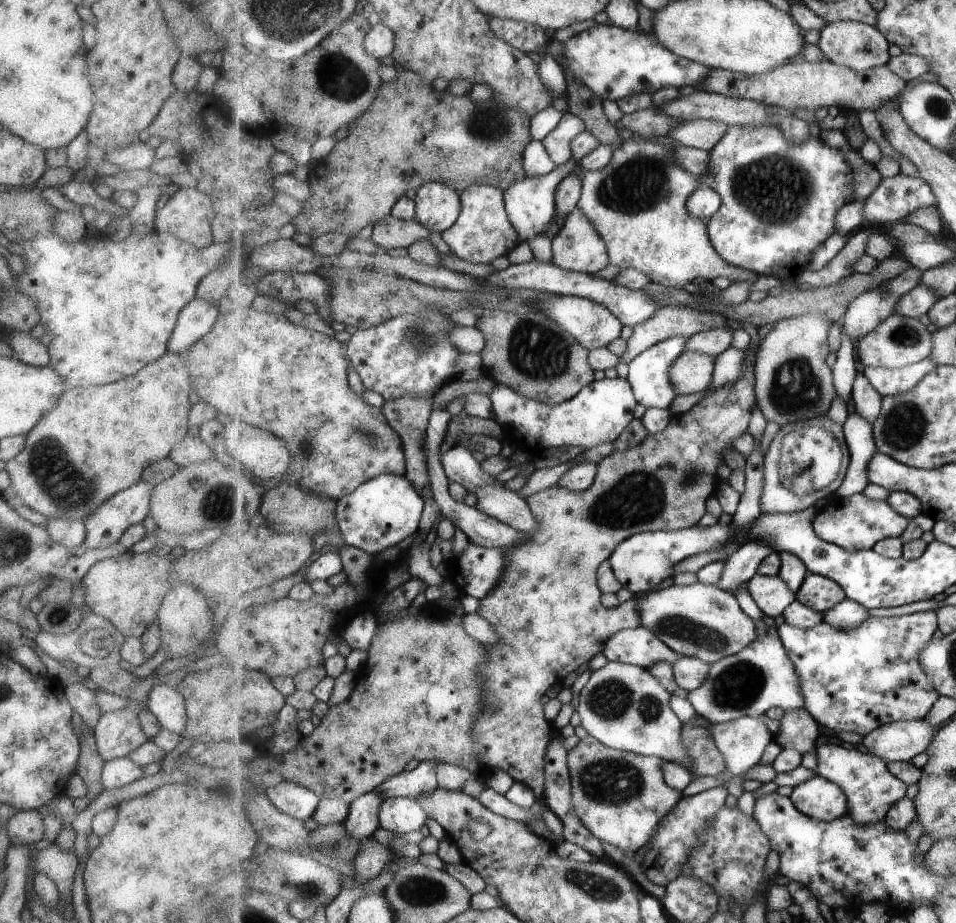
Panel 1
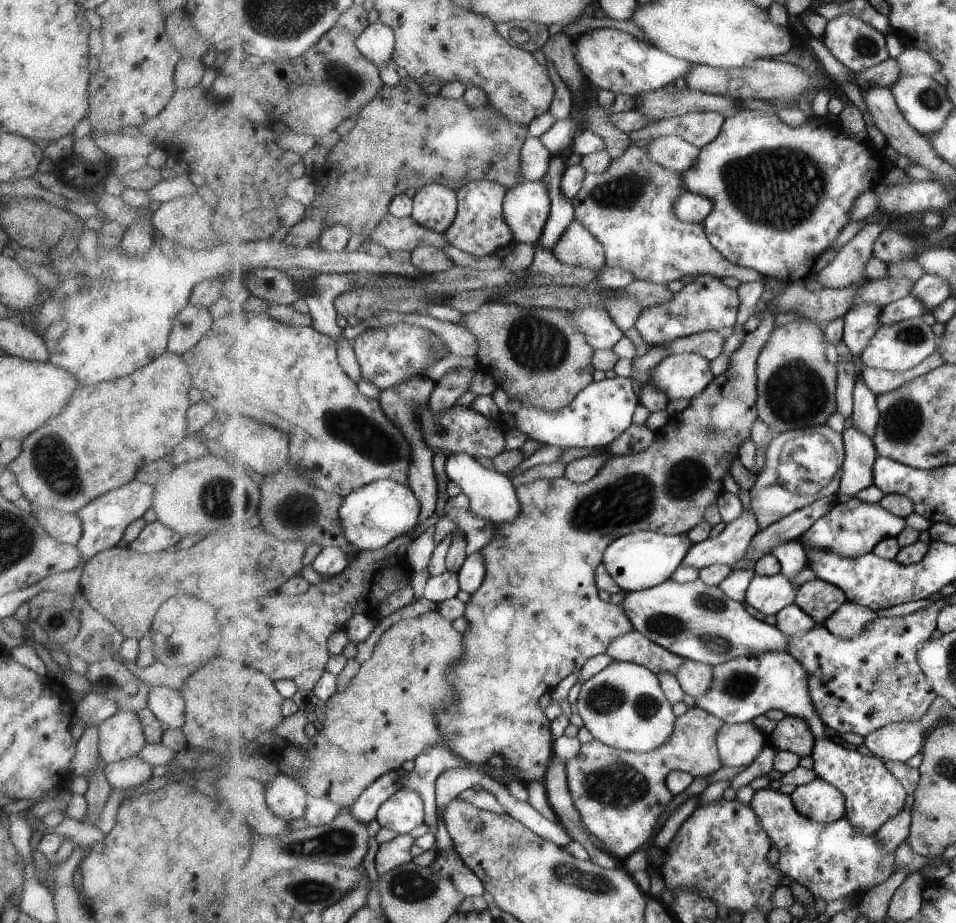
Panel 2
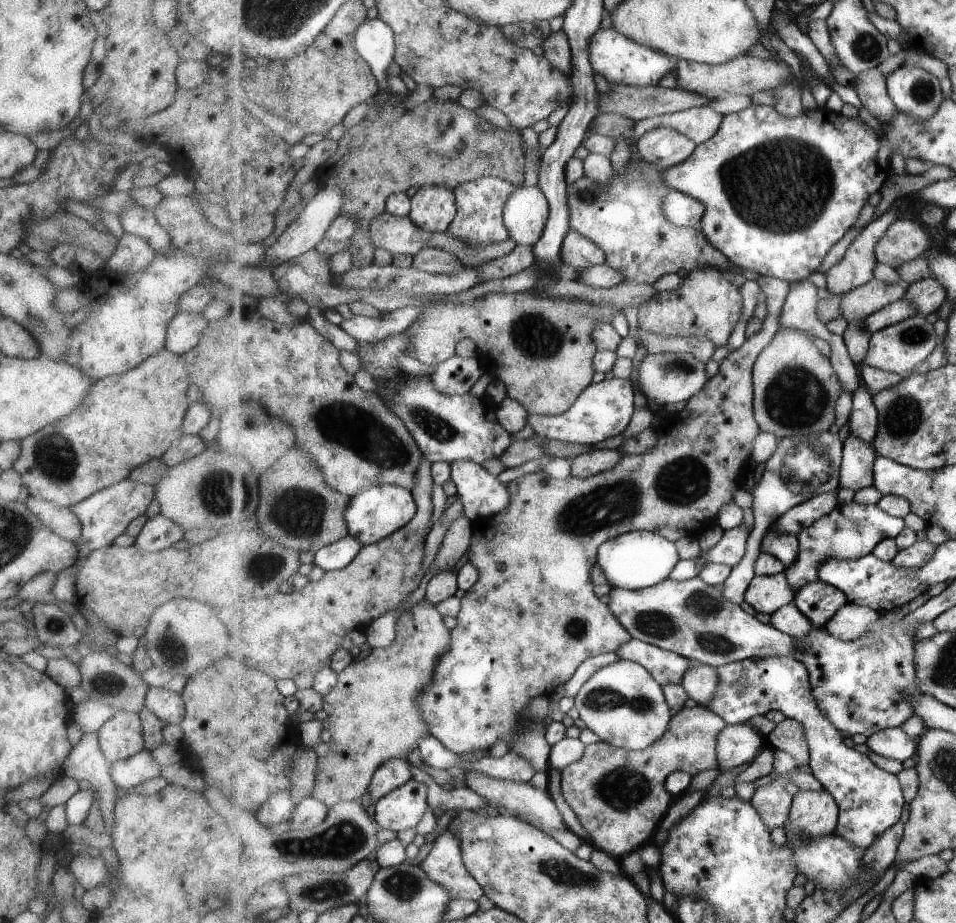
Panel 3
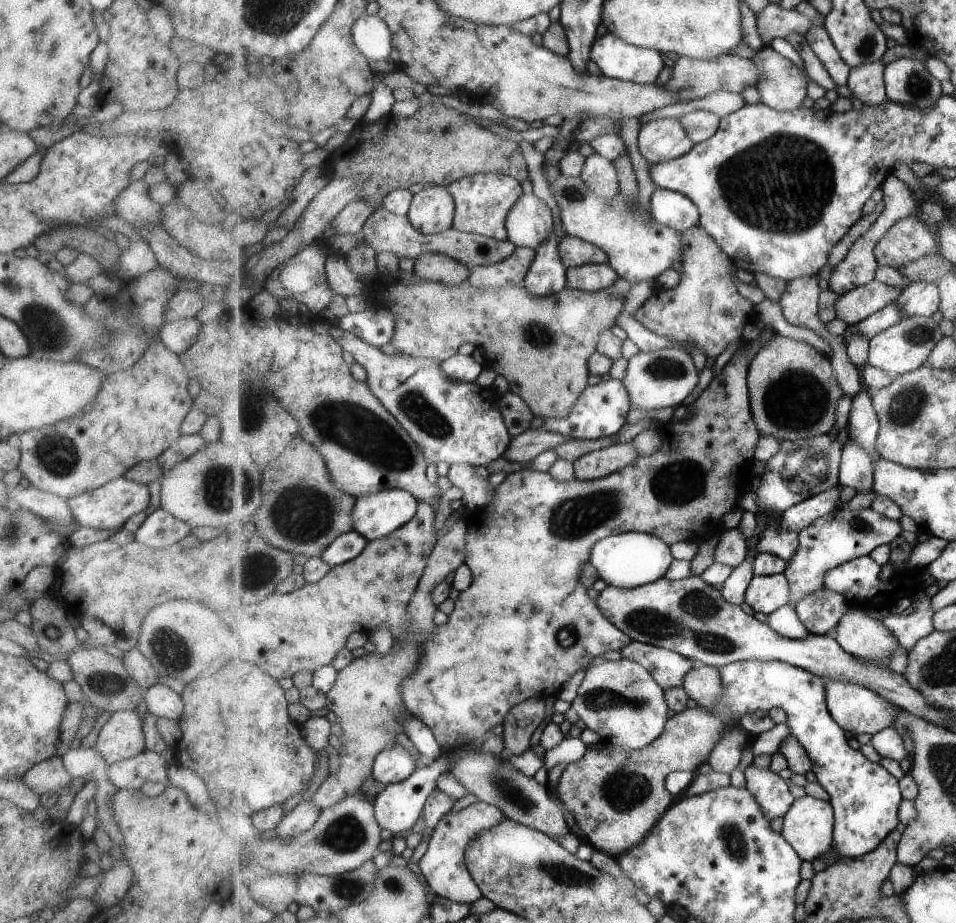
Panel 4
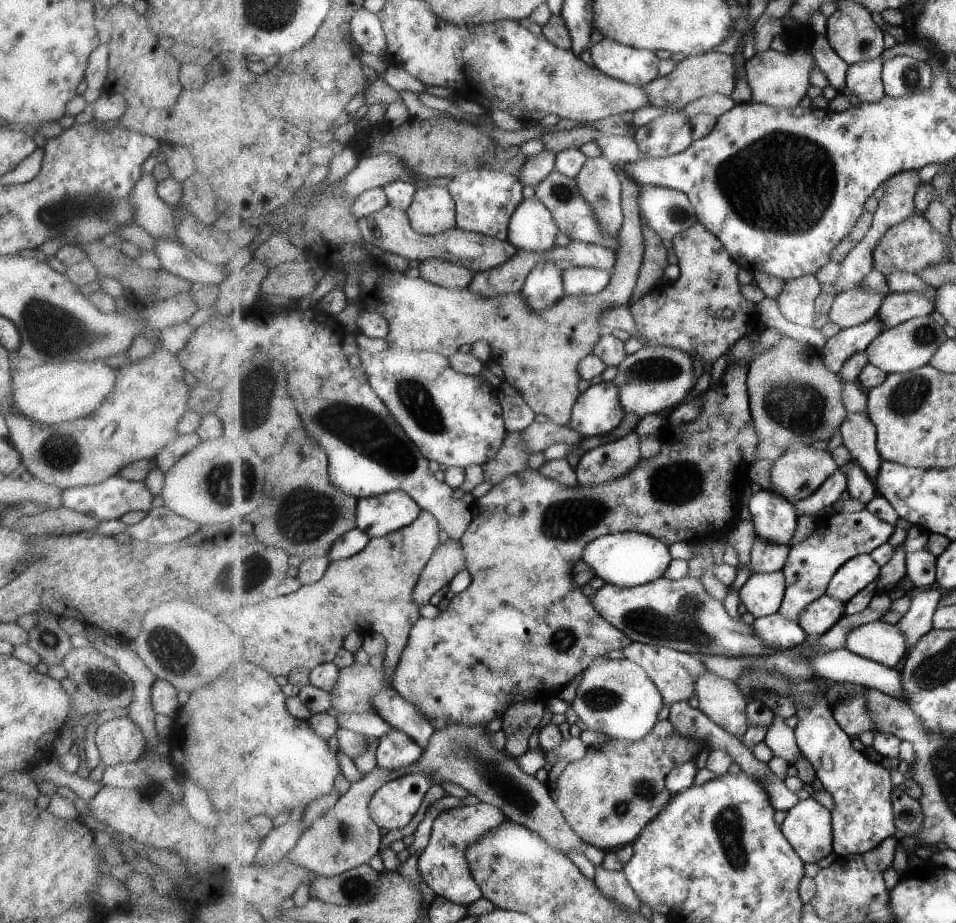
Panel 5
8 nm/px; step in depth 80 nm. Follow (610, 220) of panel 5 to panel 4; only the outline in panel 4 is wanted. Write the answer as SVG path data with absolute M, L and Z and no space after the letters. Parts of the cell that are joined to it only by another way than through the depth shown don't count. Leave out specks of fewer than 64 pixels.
M594 153L586 158L585 167L580 178L591 186L591 190L605 200L611 200L620 190L617 168L609 158Z

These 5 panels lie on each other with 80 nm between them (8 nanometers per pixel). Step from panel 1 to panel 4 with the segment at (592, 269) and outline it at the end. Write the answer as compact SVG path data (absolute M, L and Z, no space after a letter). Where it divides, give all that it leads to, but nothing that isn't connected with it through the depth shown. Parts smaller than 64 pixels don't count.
M568 233L561 241L561 257L567 268L589 264L609 265L609 256L599 246Z

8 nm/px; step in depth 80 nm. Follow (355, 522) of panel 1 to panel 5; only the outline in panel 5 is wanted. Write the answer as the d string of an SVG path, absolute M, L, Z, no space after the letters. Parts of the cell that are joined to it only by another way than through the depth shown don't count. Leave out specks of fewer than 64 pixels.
M403 490L358 500L357 527L371 538L383 537L409 526L421 514L419 504Z

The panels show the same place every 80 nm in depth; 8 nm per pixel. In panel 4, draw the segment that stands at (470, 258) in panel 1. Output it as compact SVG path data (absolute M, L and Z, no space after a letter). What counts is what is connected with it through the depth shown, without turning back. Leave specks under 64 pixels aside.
M479 173L461 178L448 187L456 199L456 218L452 229L459 232L476 233L499 241L508 240L507 221L509 210L516 206L525 193L517 178L507 174Z

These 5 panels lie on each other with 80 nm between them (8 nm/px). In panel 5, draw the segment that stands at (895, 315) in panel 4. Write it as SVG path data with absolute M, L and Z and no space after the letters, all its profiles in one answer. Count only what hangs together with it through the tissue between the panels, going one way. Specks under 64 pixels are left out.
M877 314L864 324L841 330L837 336L829 339L823 350L819 351L823 356L823 362L827 364L827 368L838 374L853 354L869 349L871 342L885 332L883 328L885 324Z

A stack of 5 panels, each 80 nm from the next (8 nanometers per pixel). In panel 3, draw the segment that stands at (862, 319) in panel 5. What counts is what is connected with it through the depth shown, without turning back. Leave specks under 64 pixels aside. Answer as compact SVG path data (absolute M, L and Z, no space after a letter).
M873 278L867 284L863 284L845 295L842 317L848 322L868 318L881 308L904 299L911 285L905 280L901 280L897 284L886 284Z

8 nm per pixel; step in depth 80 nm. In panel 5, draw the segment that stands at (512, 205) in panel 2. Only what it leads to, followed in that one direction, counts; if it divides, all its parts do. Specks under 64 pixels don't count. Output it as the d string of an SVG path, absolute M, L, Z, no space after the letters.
M524 198L511 218L508 241L518 250L544 254L556 246L559 230L545 204Z

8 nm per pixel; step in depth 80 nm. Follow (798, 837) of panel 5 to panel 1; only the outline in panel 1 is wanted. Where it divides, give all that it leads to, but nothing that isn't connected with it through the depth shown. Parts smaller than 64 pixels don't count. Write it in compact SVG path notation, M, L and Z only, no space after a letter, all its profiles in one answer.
M817 774L793 788L790 798L802 814L819 821L835 821L849 813L848 797L843 788Z

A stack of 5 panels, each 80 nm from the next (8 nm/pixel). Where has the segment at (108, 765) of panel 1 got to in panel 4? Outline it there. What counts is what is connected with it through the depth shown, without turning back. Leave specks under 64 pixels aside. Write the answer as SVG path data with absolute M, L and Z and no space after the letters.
M144 749L140 754L107 766L107 780L117 789L139 789L146 782L160 782L168 786L169 762L155 752Z

